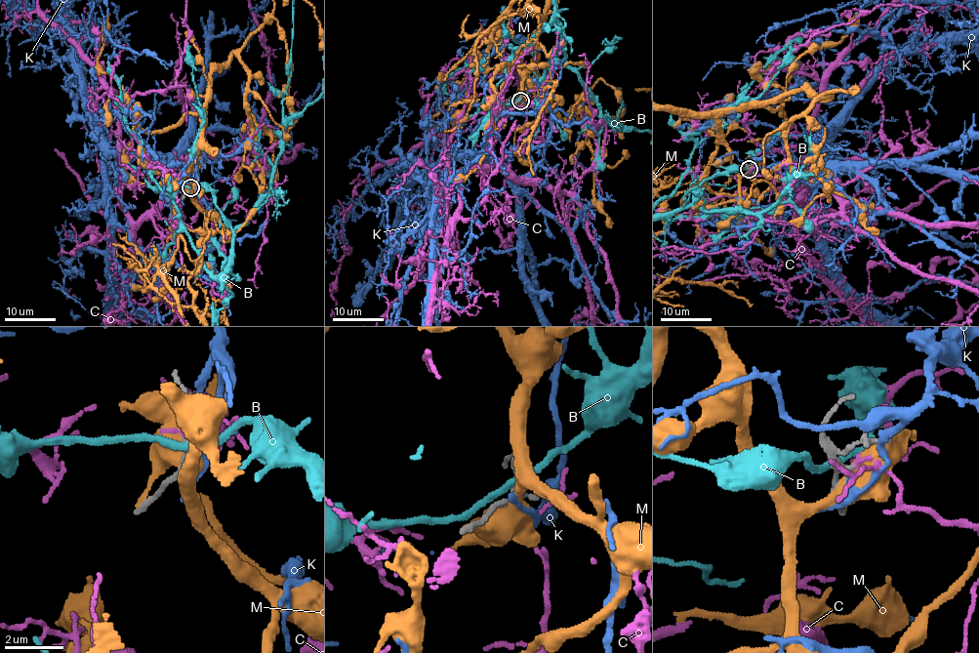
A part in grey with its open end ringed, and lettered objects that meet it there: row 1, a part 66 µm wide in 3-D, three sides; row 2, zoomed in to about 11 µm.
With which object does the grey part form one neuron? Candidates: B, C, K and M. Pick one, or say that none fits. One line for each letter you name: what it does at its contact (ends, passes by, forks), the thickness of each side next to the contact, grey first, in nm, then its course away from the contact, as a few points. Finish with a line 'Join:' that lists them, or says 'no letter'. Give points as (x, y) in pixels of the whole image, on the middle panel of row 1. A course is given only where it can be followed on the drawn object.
K: it passes by; 180 nm thick on the grey side, 120 nm on the other
Join: K

